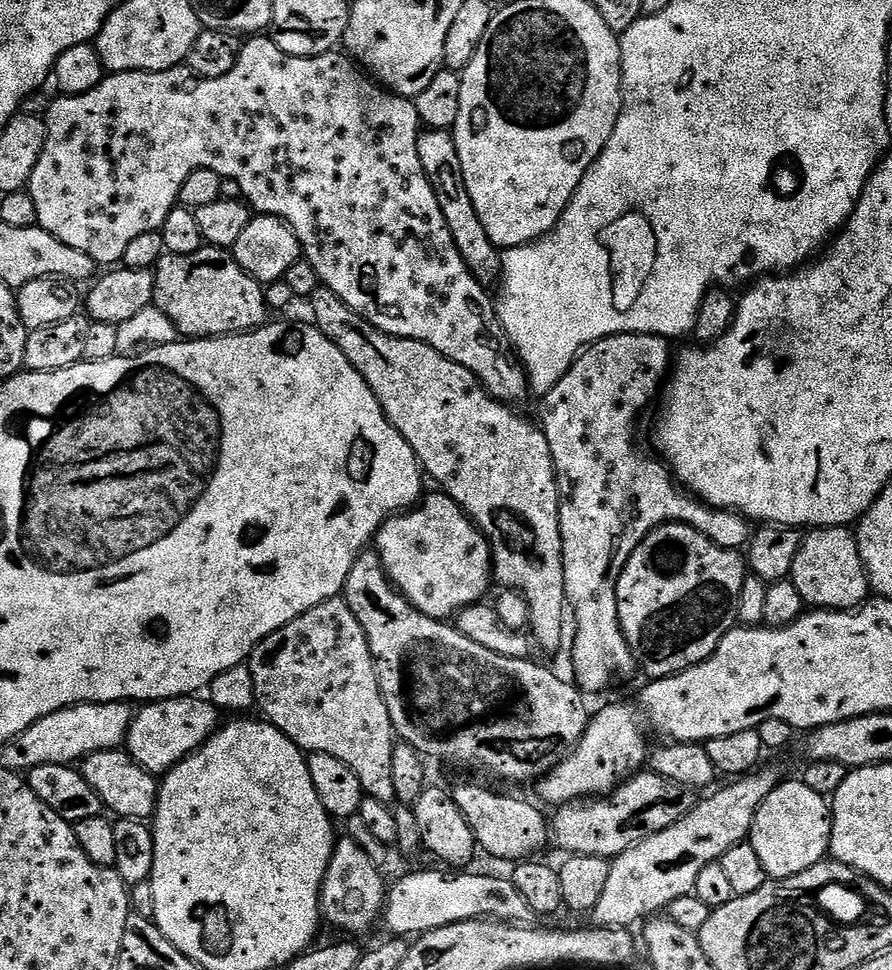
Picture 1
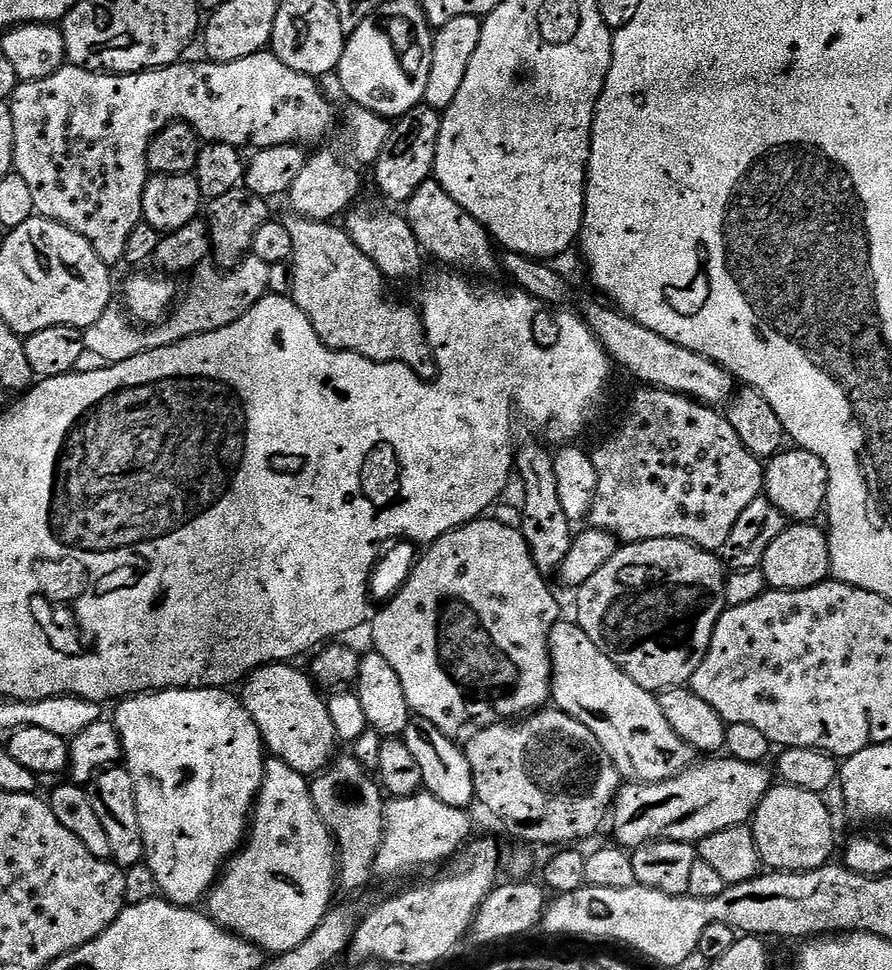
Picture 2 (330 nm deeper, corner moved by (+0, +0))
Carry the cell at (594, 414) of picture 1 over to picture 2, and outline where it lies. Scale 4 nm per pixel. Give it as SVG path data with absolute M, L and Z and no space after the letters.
M637 388L624 421L590 452L598 474L591 527L614 534L624 544L670 538L719 553L730 538L730 530L734 530L734 522L763 493L765 465L742 446L742 438L738 438L723 411L664 388Z

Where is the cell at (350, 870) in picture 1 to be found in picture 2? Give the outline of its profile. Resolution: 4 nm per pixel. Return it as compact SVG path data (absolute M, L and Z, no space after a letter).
M269 759L264 766L264 781L250 817L250 831L239 852L225 863L222 875L206 897L207 915L221 924L227 932L234 932L263 948L265 953L279 954L302 946L333 907L332 895L338 892L338 857L332 831L322 822L314 806L309 777L290 770L286 762Z

